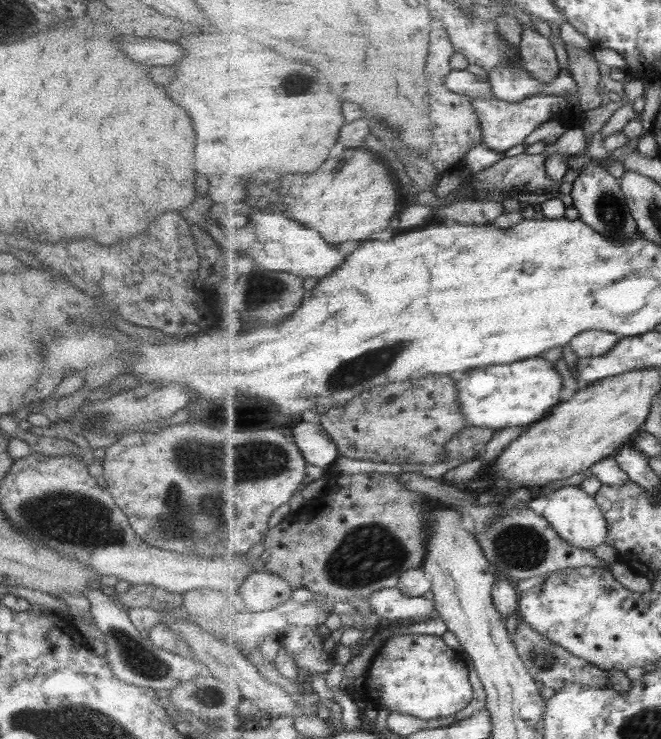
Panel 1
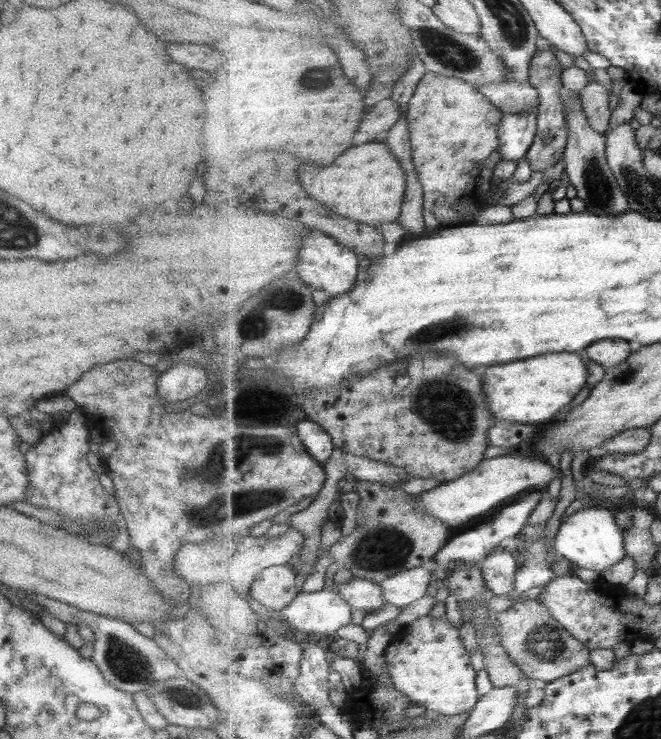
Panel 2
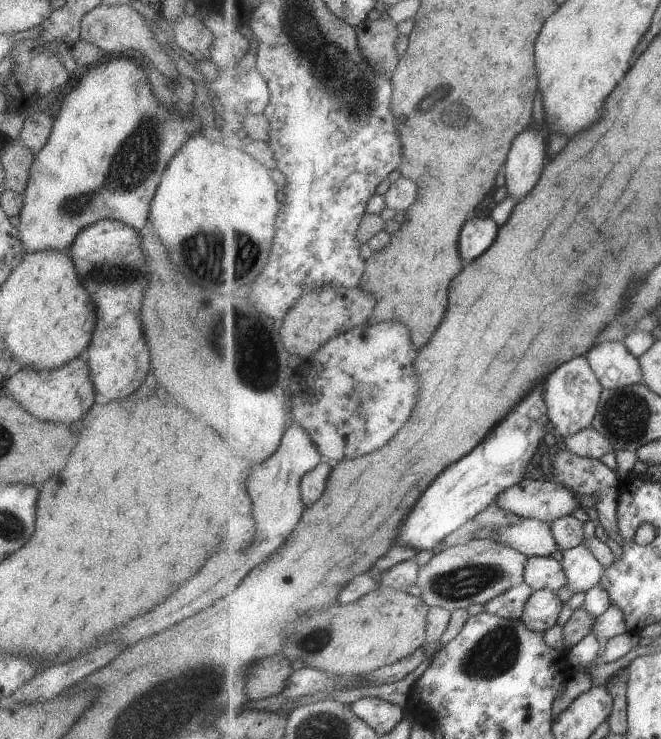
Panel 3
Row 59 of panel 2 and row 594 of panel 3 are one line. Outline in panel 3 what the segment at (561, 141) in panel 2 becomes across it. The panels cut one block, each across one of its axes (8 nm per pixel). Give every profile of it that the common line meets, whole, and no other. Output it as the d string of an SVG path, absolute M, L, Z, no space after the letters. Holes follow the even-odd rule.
M553 589L535 591L527 600L522 621L533 632L547 632L558 623L564 603L560 592Z

